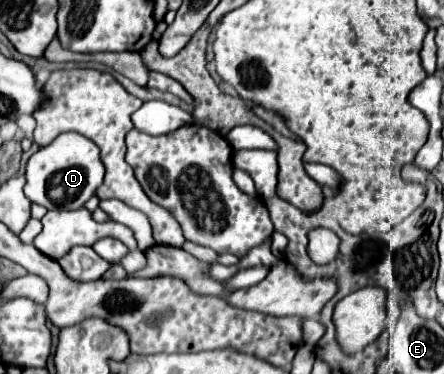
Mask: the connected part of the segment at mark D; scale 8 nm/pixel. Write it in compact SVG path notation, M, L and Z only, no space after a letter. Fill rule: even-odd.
M62 133L28 159L24 195L46 209L78 209L96 193L102 179L104 167L98 147L78 133Z

